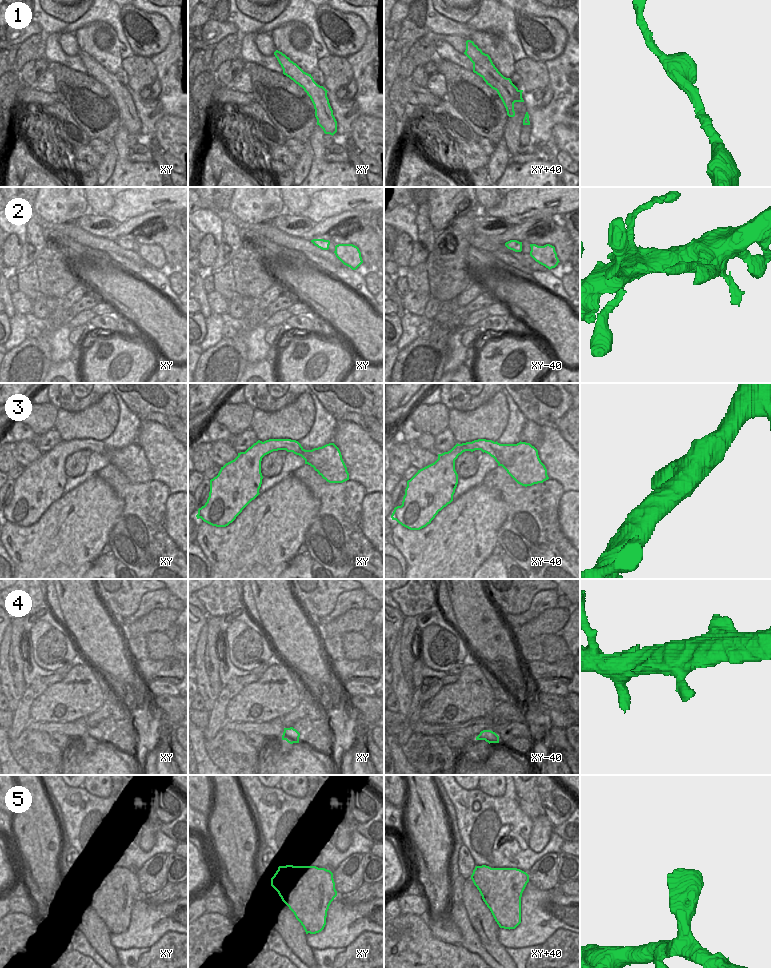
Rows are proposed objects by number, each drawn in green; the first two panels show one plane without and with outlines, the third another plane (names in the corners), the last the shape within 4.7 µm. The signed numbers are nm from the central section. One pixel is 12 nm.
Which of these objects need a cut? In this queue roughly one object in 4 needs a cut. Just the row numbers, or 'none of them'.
5

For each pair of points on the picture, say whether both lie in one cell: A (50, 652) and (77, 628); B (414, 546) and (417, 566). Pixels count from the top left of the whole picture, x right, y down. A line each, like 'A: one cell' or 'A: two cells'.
A: two cells
B: one cell

